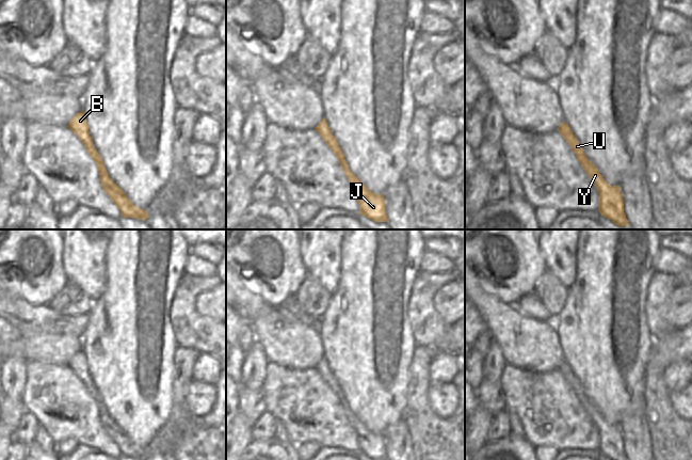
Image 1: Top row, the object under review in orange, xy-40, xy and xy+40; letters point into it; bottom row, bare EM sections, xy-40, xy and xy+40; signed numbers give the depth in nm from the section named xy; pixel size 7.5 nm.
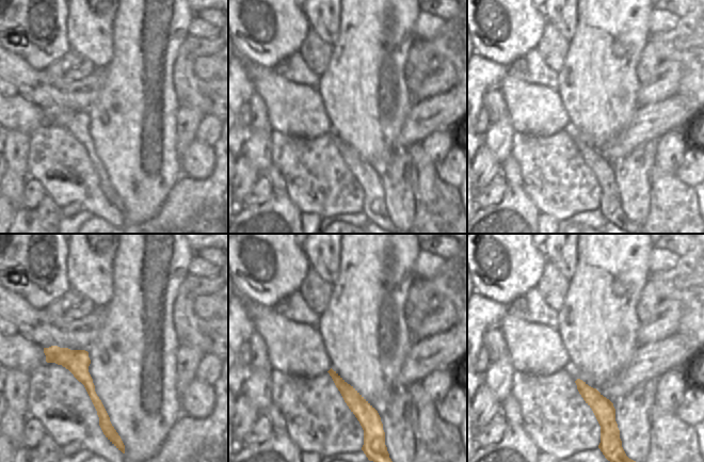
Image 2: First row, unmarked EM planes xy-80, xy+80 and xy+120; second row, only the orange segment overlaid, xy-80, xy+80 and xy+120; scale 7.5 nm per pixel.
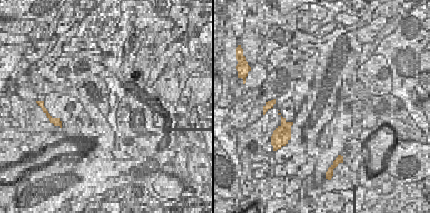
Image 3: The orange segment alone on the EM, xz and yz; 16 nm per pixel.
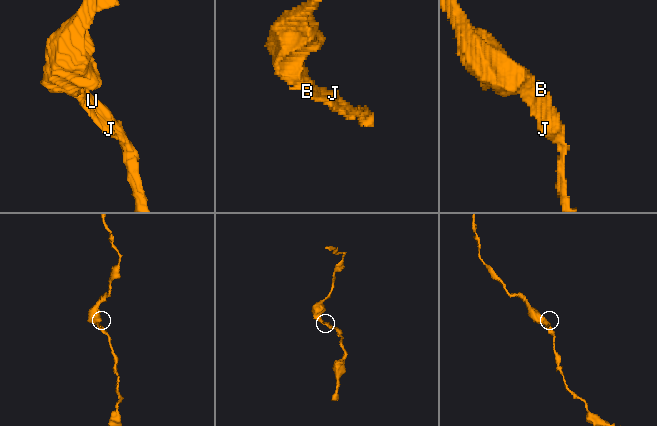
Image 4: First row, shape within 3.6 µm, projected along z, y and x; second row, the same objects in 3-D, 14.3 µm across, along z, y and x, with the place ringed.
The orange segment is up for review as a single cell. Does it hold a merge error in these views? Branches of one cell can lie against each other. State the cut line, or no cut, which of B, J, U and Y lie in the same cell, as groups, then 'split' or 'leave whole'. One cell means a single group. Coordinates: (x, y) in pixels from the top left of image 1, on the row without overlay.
no cut; B J U Y; leave whole

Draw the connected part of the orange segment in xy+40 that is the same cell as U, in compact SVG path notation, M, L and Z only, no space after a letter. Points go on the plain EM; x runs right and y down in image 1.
M563 361L558 370L575 392L579 402L598 430L598 450L611 460L627 460L624 451L624 439L619 425L610 425L600 414L596 406L588 398L577 377Z

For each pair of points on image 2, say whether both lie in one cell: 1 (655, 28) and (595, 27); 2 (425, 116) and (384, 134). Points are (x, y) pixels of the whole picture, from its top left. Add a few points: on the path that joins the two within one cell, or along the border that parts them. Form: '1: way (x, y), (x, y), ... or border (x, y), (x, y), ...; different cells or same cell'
1: border (652, 11), (650, 14), (651, 33); different cells
2: border (413, 102), (398, 136), (397, 148); different cells

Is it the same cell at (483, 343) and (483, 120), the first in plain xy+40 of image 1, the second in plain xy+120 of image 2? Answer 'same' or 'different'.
same

